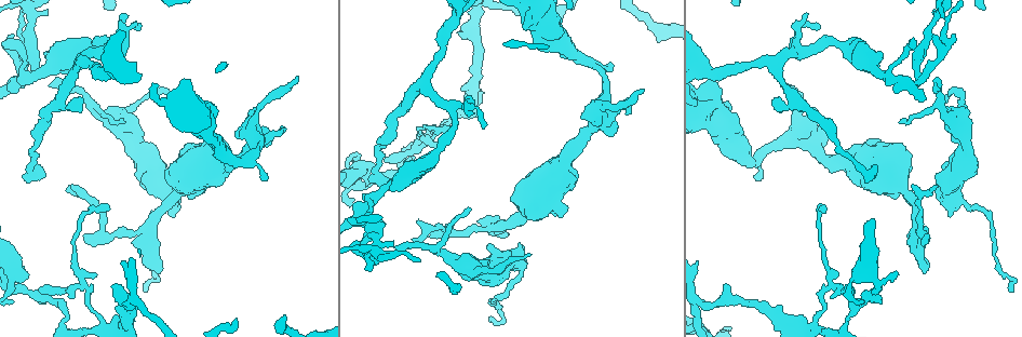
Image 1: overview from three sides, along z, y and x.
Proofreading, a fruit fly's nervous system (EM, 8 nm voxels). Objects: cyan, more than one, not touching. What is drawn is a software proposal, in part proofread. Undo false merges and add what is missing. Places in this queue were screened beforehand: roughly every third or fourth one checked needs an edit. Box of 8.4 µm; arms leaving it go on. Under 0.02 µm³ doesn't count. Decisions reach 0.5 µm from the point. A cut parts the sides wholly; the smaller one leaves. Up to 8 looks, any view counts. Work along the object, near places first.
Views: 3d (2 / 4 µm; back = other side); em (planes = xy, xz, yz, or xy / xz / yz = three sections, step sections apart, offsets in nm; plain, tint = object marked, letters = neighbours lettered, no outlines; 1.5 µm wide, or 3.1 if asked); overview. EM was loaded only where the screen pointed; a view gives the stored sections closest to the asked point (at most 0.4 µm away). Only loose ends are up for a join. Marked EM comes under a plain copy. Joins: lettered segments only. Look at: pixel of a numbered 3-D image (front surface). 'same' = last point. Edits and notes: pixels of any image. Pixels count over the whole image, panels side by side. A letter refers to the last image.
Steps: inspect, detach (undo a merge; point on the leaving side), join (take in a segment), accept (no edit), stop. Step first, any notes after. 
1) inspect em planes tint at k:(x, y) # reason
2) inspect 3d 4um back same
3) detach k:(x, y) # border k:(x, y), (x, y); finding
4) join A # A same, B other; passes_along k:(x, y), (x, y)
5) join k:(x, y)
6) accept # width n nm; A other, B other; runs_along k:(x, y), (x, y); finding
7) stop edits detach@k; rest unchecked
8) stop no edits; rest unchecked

inspect em yz step 8 tint at 1:(102, 320) # abrupt turn

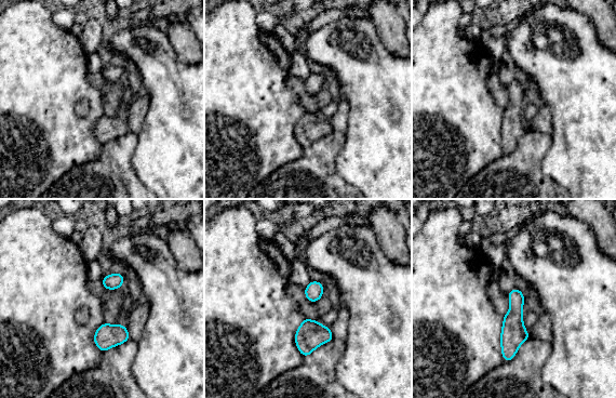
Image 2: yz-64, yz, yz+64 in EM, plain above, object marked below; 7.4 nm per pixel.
inspect em planes letters same

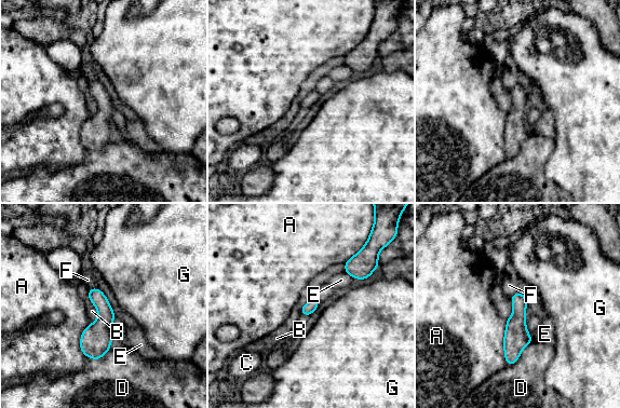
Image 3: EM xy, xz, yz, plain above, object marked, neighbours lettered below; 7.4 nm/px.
accept # width 90 nm; A other, B other, C other, D other, E other, F other, G other; runs_along 3:(517, 295), (516, 338), (510, 362); one neuron here

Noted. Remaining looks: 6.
inspect 3d 2um at 1:(109, 208)

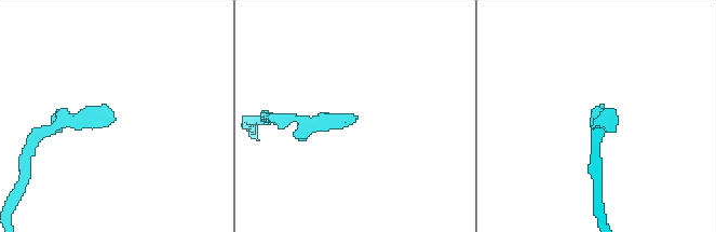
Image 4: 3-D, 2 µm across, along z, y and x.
inspect em planes letters at 4:(352, 116)

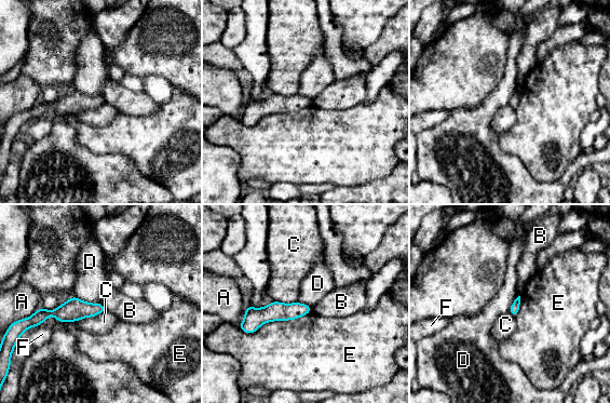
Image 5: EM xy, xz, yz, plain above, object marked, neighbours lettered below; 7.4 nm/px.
accept # A other, B other, C other, D other, E other, F other; border 5:(75, 295), (89, 303), (103, 304); no lettered segment goes on from it

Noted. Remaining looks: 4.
inspect 3d 2um at 1:(397, 247) # thin end

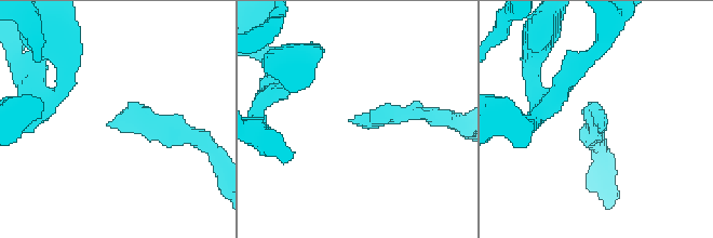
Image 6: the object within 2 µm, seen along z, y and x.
inspect em xy step 8 tint at 6:(112, 122) # now the EM

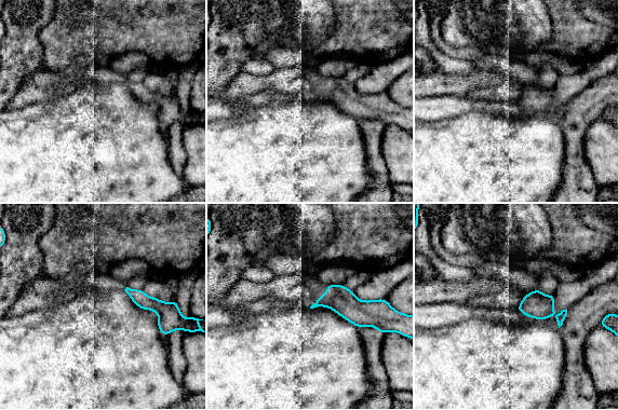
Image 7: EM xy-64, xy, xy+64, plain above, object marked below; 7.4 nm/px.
inspect em xy step 8 letters same # see the neighbours

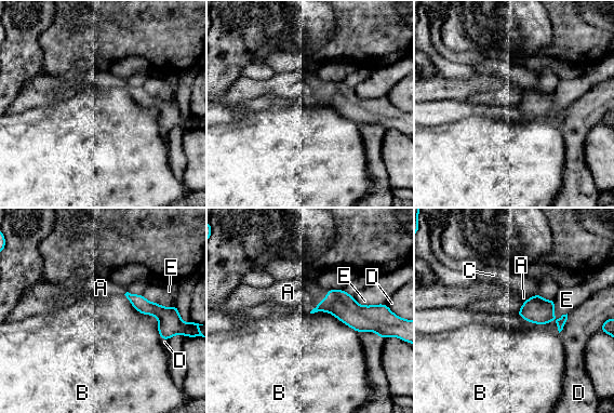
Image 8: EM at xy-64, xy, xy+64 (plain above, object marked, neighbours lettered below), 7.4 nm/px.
join A # A same, B other, C other, D other, E other; passes_along 8:(338, 303), (320, 301), (288, 292); the neuron continues

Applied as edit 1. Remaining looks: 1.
stop edits join@8; rest unchecked

